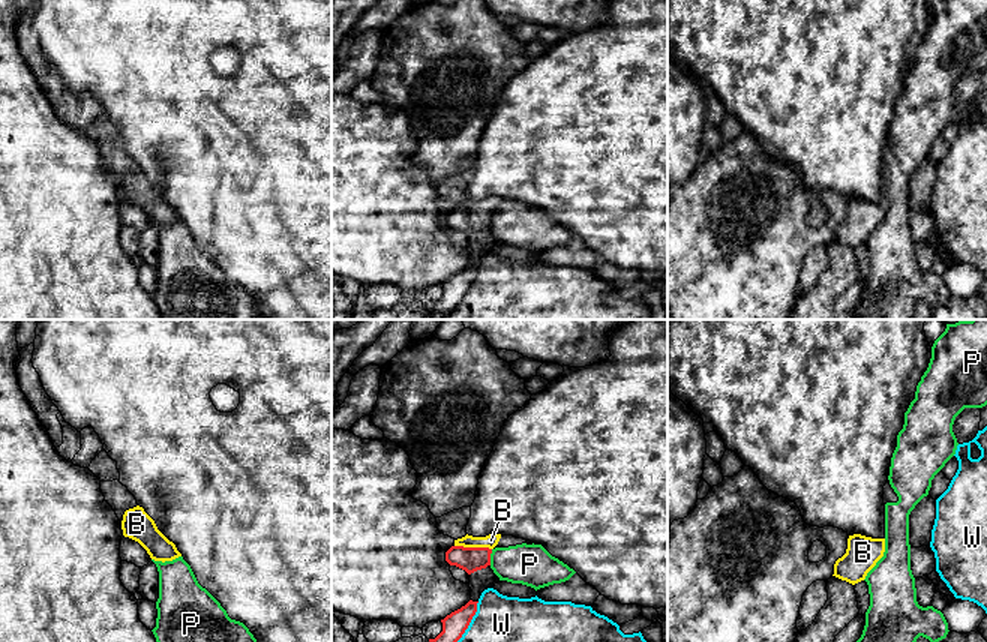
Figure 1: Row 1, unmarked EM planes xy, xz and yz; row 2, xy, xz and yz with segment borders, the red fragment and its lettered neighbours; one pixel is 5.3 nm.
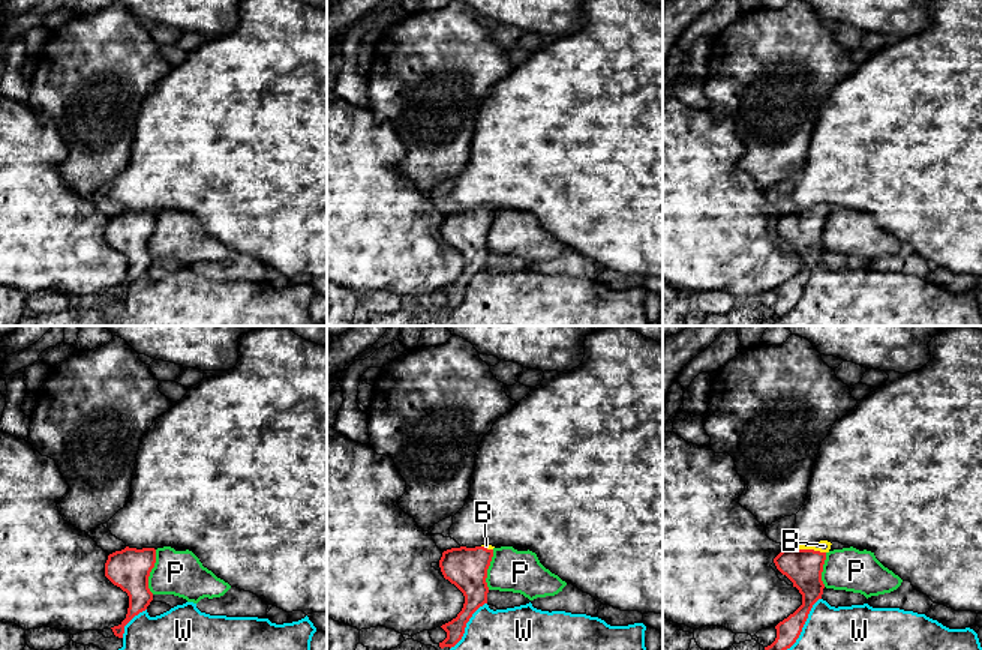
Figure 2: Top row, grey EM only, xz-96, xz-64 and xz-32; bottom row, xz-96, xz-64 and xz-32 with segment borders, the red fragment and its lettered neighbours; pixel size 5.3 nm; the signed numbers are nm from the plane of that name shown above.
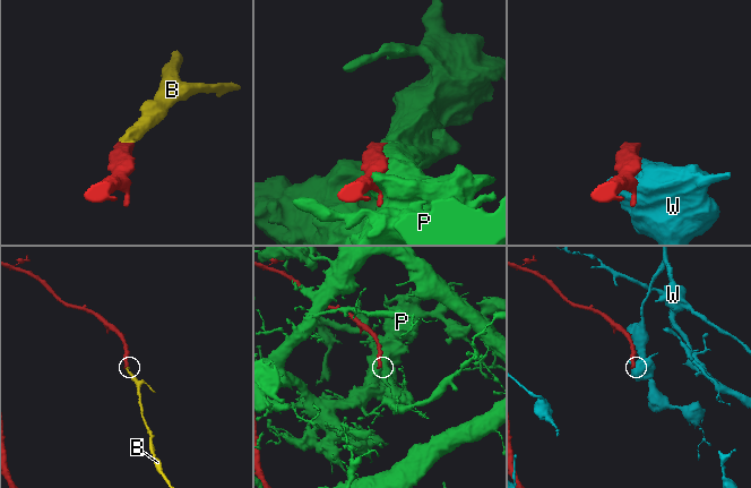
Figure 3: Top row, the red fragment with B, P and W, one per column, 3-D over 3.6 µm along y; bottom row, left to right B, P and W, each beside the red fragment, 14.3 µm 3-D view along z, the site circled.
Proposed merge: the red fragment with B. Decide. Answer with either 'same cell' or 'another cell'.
same cell

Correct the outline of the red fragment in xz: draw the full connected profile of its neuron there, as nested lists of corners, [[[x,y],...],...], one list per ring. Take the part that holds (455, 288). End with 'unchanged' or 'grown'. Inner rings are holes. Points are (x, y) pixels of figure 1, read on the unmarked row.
[[[470,264],[465,270],[441,284],[442,296],[435,303],[429,303],[434,320],[441,320],[462,302],[477,276],[477,267]]]; unchanged

